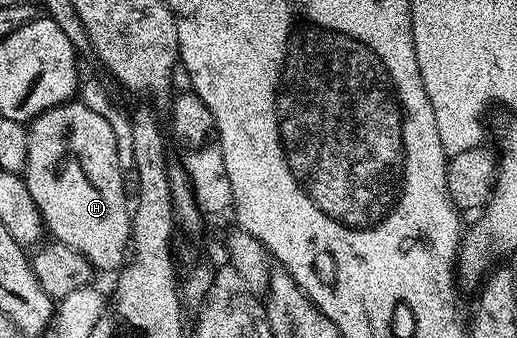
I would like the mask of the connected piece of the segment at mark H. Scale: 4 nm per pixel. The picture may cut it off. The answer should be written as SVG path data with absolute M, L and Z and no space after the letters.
M69 101L43 111L31 120L27 128L28 156L24 162L22 178L35 194L43 214L60 230L59 242L72 247L87 257L97 272L112 271L124 266L130 251L132 237L132 213L130 197L124 188L125 168L118 161L118 141L114 137L112 123L94 113L87 102Z

